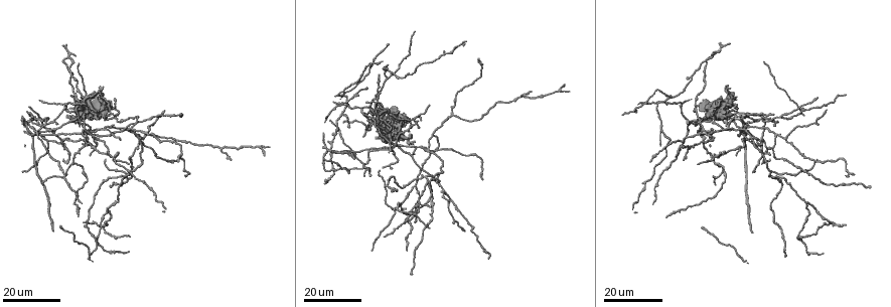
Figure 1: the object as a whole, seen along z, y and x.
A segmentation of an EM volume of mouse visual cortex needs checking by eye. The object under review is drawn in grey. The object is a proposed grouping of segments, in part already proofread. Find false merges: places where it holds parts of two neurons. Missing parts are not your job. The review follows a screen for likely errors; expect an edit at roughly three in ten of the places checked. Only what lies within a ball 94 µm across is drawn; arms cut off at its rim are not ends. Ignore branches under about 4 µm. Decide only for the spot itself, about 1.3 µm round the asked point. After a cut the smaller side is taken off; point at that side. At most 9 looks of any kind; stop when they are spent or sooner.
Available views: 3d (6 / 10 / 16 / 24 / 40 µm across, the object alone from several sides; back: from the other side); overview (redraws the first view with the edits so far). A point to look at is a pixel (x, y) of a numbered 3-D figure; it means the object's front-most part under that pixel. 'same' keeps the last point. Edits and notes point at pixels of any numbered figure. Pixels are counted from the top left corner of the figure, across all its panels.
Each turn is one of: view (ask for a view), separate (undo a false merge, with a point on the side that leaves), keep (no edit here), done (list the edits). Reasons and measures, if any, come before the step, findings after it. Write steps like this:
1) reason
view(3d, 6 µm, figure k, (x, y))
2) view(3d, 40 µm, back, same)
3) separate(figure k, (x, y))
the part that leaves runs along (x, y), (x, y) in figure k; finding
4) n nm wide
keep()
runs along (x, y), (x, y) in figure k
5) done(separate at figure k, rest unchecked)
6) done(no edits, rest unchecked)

a fork
view(3d, 24 µm, figure 1, (521, 94))

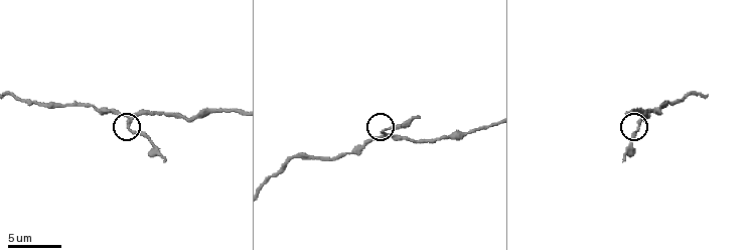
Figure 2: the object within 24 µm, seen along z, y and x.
view(3d, 6 µm, figure 2, (128, 121))

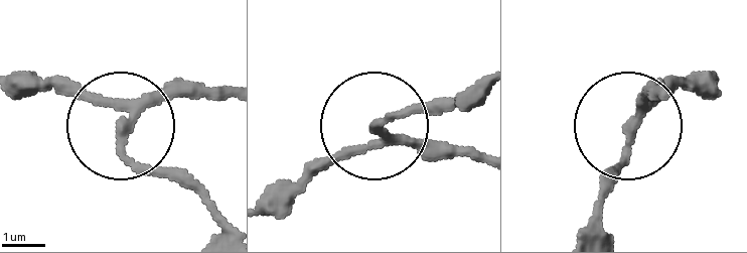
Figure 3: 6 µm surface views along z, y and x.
210 nm wide
keep()
one neuron here

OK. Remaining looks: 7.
side arm on a straight run
view(3d, 16 µm, figure 1, (793, 166))

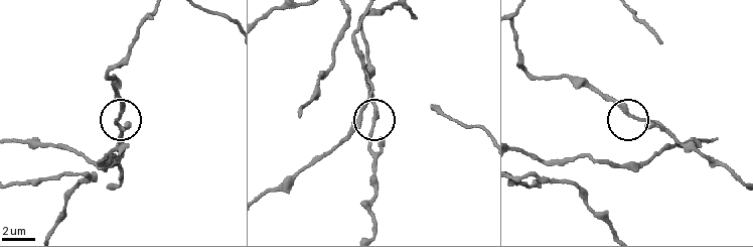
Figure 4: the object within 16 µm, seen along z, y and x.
view(3d, 10 µm, figure 4, (627, 109))

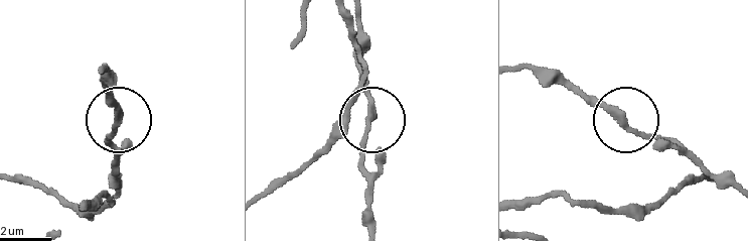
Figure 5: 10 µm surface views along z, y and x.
200 nm wide
keep()
runs along (101, 69), (116, 114), (107, 144) in figure 5; one neuron here

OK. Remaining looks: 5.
four arms meet
view(3d, 16 µm, figure 1, (426, 176))

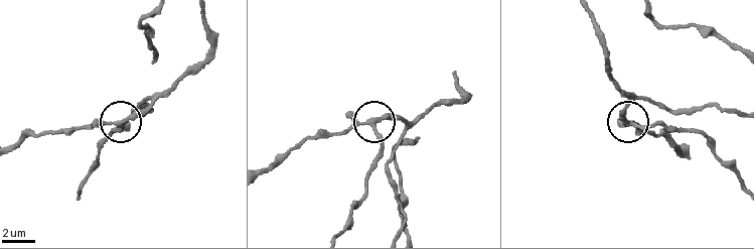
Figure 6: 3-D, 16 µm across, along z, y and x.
view(3d, 10 µm, figure 6, (627, 125))

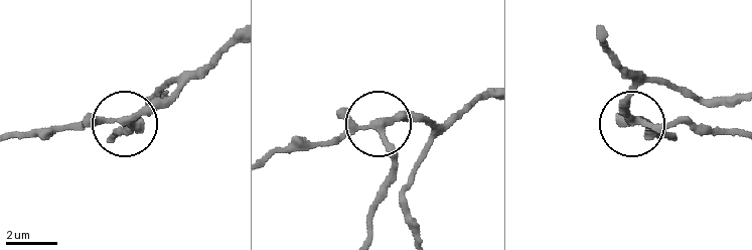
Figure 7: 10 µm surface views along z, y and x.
side arm 44 µm; 4 arms
keep()
all the same neuron

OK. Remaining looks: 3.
thin neck
view(3d, 24 µm, figure 1, (393, 162))

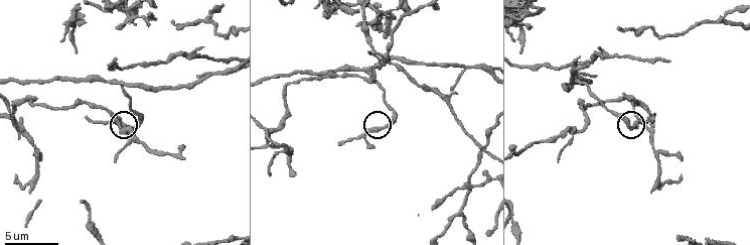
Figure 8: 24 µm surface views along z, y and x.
view(3d, 6 µm, figure 8, (632, 128))

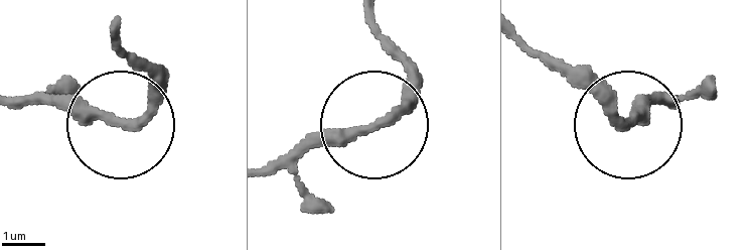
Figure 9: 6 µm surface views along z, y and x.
keep()
runs along (375, 23), (407, 78), (396, 110), (280, 153) in figure 9; continuous, no second neuron

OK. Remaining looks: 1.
arms run side by side
view(3d, 6 µm, figure 8, (644, 126))

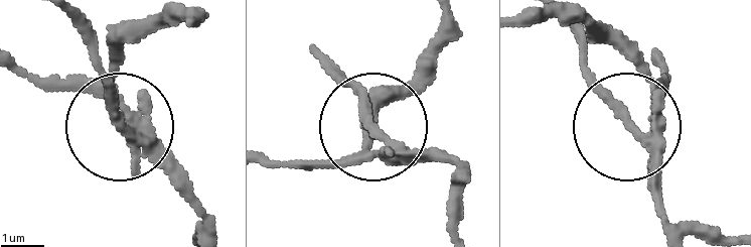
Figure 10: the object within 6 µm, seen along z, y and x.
side arm 10 µm; 5 arms
separate(figure 10, (106, 102))
two neurons meet here

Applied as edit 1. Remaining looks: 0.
done(separate at figure 10, rest unchecked)

